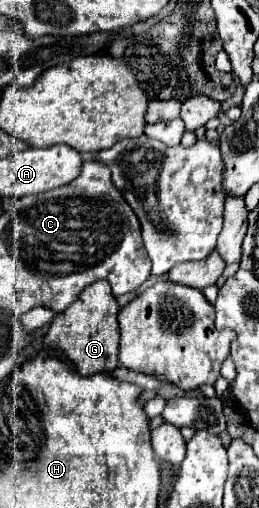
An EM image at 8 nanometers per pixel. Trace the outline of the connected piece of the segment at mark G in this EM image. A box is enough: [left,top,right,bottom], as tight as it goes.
[40,281,118,377]

